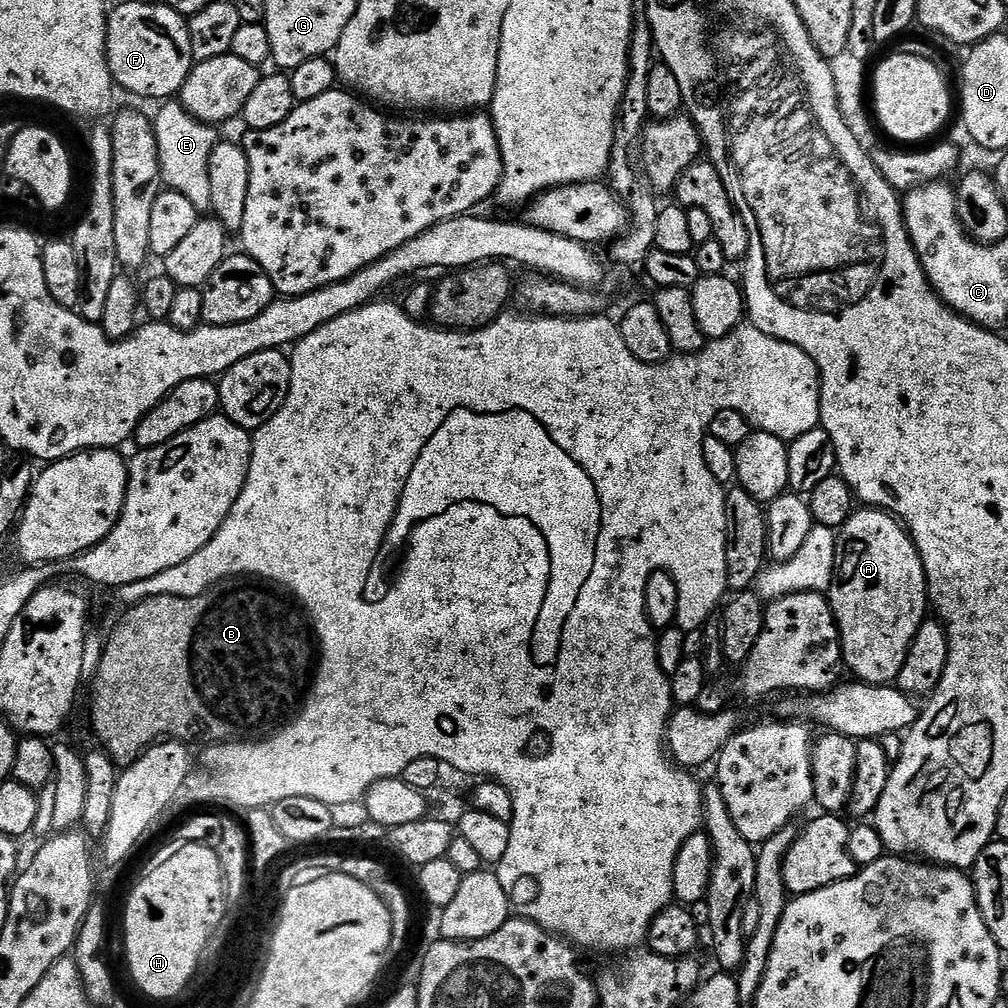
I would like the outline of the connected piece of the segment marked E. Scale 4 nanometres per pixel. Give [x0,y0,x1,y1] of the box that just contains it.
[154,102,218,213]

